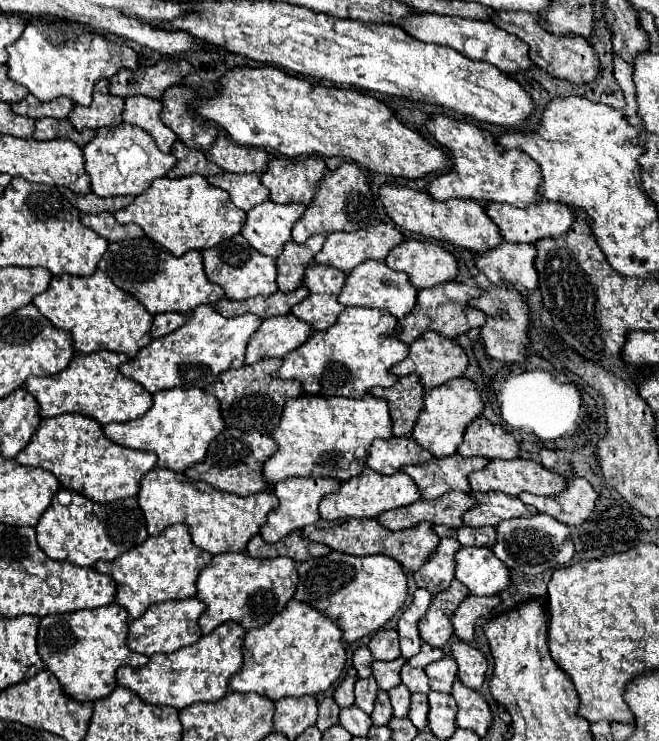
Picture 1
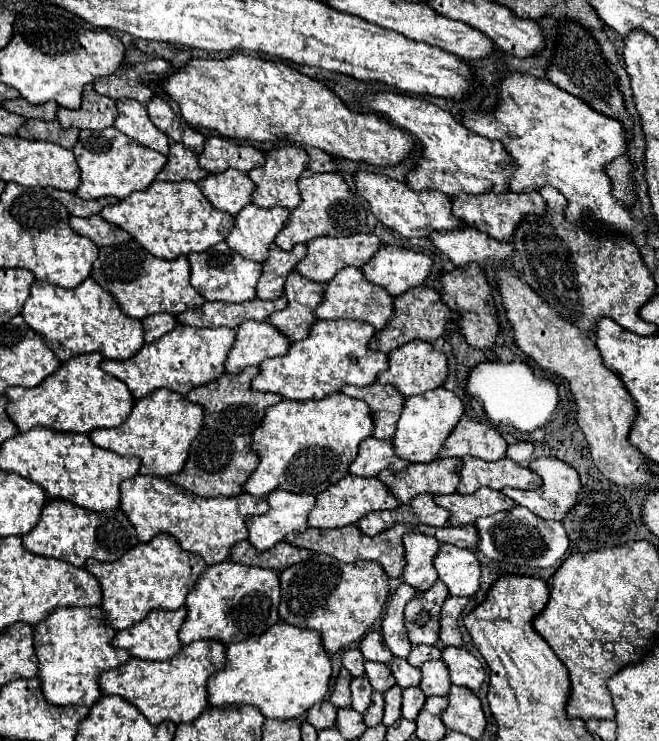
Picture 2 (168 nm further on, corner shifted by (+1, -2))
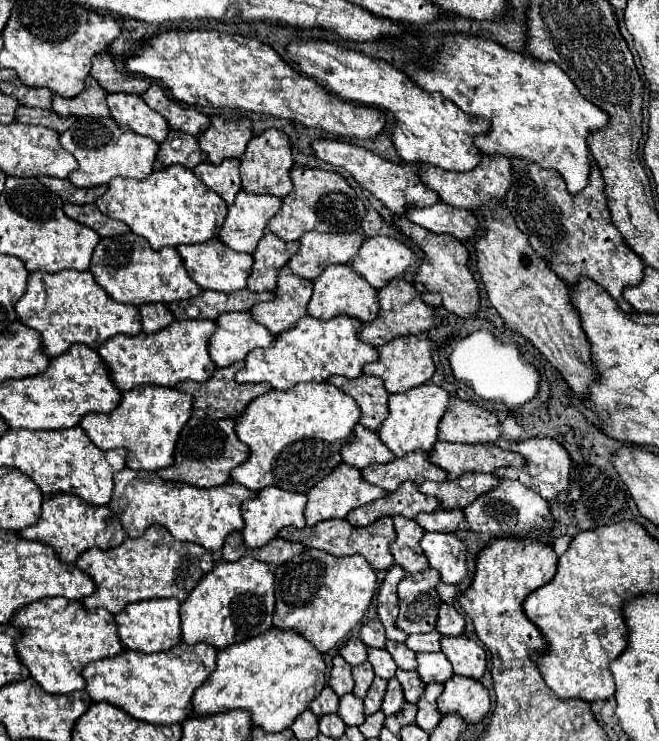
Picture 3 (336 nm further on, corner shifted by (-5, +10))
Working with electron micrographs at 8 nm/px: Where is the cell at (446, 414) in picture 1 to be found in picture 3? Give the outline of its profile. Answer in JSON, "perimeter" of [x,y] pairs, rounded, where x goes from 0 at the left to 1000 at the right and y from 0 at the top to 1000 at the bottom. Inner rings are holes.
{"perimeter":[[[639,518],[618,529],[593,532],[590,534],[590,561],[578,572],[578,578],[572,578],[575,594],[602,618],[608,618],[627,607],[651,610],[657,605],[657,599],[663,596],[663,572],[678,551],[678,543],[681,543],[681,532],[669,521],[660,521],[660,518]]]}

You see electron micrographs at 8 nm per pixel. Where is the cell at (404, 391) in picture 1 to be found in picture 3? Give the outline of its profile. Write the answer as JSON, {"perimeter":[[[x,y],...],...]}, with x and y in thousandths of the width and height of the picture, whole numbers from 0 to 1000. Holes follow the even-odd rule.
{"perimeter":[[[499,507],[496,516],[511,521],[517,529],[530,532],[542,543],[548,553],[548,561],[545,561],[548,575],[560,580],[572,580],[581,572],[587,561],[590,532],[584,529],[578,513],[572,513],[569,507],[545,507],[539,513],[530,513],[520,507]]]}

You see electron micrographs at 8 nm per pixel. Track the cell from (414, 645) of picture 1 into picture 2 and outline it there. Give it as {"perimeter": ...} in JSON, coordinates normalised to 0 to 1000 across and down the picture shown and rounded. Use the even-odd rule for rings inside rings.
{"perimeter":[[[608,788],[602,794],[602,799],[593,804],[590,818],[587,818],[587,829],[581,834],[581,864],[587,869],[587,874],[596,880],[596,885],[605,888],[618,888],[624,880],[624,866],[618,861],[615,853],[615,818],[624,810],[624,804],[630,804],[630,794],[624,794],[621,788]]]}

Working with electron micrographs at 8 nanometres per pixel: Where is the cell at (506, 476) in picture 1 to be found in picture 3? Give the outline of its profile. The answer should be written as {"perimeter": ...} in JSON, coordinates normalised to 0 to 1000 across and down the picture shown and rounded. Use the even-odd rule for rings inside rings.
{"perimeter":[[[660,596],[651,610],[651,623],[672,632],[681,648],[706,637],[751,637],[760,629],[791,629],[797,621],[775,607],[763,607],[754,599],[684,599]]]}

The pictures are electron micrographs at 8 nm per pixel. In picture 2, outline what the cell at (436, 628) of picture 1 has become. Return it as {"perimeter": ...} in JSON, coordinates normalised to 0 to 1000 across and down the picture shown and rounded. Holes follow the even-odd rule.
{"perimeter":[[[663,783],[654,796],[636,799],[615,823],[615,848],[624,869],[663,869],[666,866],[666,829],[672,812],[681,807],[681,794]]]}

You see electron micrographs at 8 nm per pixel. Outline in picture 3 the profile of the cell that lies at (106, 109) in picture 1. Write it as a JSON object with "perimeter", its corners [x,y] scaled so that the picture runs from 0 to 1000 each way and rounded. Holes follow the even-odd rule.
{"perimeter":[[[144,105],[129,108],[129,121],[114,132],[96,132],[90,127],[80,127],[80,143],[77,148],[90,157],[165,157],[165,146],[159,138],[162,124],[150,116]]]}

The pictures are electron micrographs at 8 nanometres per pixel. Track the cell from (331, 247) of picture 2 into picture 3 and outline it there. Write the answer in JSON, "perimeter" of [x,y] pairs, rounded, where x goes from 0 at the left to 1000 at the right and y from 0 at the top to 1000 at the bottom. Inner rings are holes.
{"perimeter":[[[463,313],[454,340],[436,354],[436,362],[463,378],[478,378],[499,356],[527,356],[554,324],[548,316],[484,316]]]}

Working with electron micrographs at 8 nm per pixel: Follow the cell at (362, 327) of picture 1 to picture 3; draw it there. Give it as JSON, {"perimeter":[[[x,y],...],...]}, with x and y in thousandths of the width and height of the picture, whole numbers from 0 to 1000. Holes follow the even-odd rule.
{"perimeter":[[[460,426],[451,437],[423,453],[411,470],[387,470],[375,478],[369,499],[357,505],[360,518],[405,516],[417,526],[445,524],[454,516],[493,516],[499,507],[514,505],[524,510],[548,507],[548,497],[557,489],[572,486],[572,472],[542,456],[548,435],[542,429],[508,426],[502,432],[481,432]]]}

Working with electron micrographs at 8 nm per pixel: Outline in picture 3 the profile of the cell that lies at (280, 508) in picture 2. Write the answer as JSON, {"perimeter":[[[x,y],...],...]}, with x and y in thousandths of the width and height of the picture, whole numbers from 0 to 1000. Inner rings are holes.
{"perimeter":[[[399,659],[393,661],[393,667],[381,675],[372,675],[366,680],[366,696],[372,702],[372,713],[366,715],[369,731],[378,740],[390,740],[405,734],[408,729],[417,726],[420,715],[432,713],[432,710],[448,710],[448,713],[463,713],[463,667],[451,667],[451,664],[432,664],[426,659]]]}

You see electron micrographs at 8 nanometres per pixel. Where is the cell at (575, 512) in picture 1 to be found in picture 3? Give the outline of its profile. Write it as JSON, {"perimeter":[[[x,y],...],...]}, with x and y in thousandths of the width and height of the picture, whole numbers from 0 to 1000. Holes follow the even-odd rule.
{"perimeter":[[[800,591],[791,596],[772,596],[772,594],[757,594],[763,605],[772,605],[778,610],[788,610],[797,618],[797,629],[791,632],[757,632],[751,642],[769,645],[769,648],[785,648],[794,656],[812,661],[818,669],[827,675],[842,675],[848,664],[854,664],[863,653],[863,632],[866,632],[866,618],[860,607],[842,596],[839,591]]]}

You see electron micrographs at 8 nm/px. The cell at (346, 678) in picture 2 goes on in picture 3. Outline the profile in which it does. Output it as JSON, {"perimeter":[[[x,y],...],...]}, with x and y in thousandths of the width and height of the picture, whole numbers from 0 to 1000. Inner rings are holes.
{"perimeter":[[[508,885],[505,888],[505,904],[499,912],[499,926],[514,937],[530,937],[536,931],[536,912],[533,912],[533,899],[517,888]]]}

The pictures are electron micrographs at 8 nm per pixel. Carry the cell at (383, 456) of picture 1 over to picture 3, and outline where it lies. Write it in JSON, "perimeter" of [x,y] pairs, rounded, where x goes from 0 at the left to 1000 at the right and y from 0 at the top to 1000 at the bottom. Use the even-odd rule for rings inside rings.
{"perimeter":[[[545,572],[536,578],[536,591],[527,594],[517,602],[517,621],[536,632],[557,632],[560,626],[578,626],[590,623],[599,615],[572,594],[572,586],[566,580],[548,578]]]}

